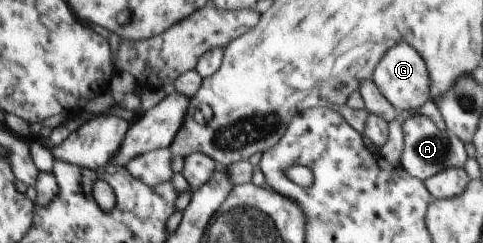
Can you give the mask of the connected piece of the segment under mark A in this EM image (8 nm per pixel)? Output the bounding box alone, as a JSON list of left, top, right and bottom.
[399,115,467,182]

